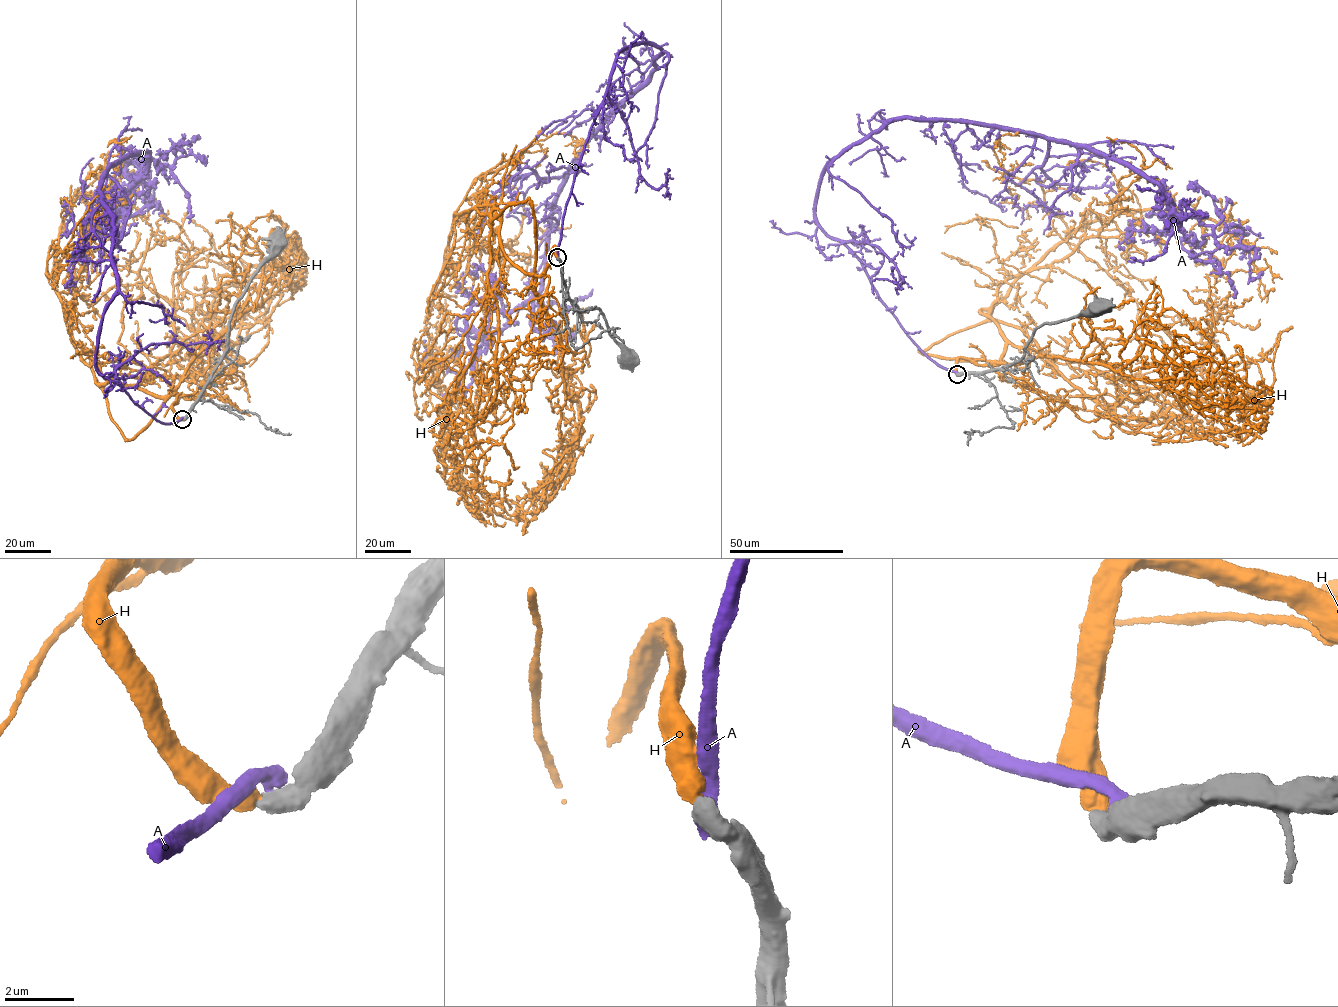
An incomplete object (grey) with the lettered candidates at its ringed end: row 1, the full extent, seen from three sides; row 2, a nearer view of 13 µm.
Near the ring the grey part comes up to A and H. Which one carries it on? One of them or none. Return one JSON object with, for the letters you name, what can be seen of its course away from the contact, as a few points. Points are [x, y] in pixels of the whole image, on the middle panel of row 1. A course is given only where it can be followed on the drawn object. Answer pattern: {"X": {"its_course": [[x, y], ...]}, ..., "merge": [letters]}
{"H": {"its_course": [[557, 257], [554, 247], [539, 275], [521, 270], [492, 206], [453, 216], [425, 328], [441, 416]]}, "merge": ["H"]}

